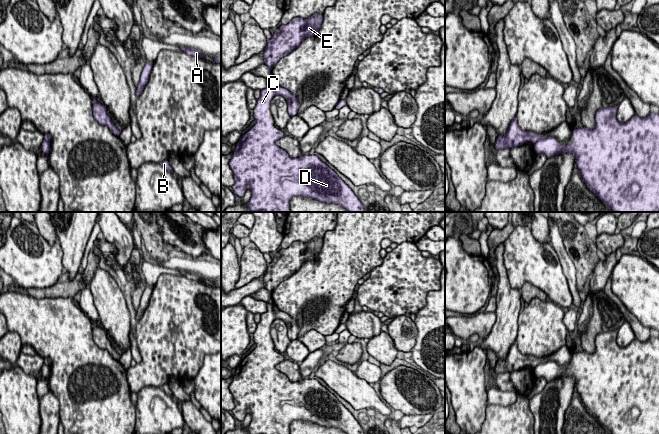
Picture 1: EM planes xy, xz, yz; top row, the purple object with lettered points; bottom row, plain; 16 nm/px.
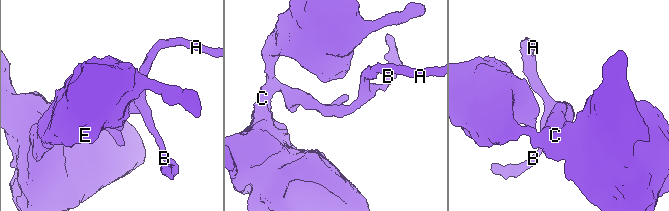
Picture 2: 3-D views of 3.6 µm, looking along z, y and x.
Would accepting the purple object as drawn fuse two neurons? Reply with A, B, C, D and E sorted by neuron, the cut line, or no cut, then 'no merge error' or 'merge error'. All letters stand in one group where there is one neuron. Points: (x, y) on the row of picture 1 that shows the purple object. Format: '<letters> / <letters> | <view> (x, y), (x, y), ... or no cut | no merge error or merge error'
A B C D / E | yz (541, 137), (535, 143) | merge error

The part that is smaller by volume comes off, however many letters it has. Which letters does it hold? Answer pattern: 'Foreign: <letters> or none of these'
Foreign: E

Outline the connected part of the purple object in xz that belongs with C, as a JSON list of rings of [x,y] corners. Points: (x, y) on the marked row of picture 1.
[[[267,79],[267,87],[260,91],[253,109],[256,124],[236,143],[229,166],[233,171],[235,184],[232,186],[234,194],[243,197],[246,186],[251,186],[252,196],[247,204],[249,212],[264,210],[265,212],[291,212],[290,200],[293,196],[310,197],[324,203],[335,203],[348,212],[364,212],[364,205],[352,189],[316,155],[302,155],[291,158],[289,154],[276,145],[276,141],[284,137],[284,133],[277,133],[272,124],[272,117],[268,116],[268,102],[275,95],[289,100],[288,114],[297,115],[300,103],[287,89],[274,86],[273,81]]]

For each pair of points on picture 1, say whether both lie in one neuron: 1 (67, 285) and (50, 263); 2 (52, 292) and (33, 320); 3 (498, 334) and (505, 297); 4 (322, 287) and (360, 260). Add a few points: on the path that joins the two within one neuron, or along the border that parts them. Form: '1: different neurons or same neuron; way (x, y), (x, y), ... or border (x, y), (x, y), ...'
1: different neurons; border (63, 272), (53, 284), (40, 289)
2: different neurons; border (29, 294), (37, 298), (72, 297)
3: same neuron; way (505, 325), (505, 306)
4: same neuron; way (331, 278), (351, 260)

